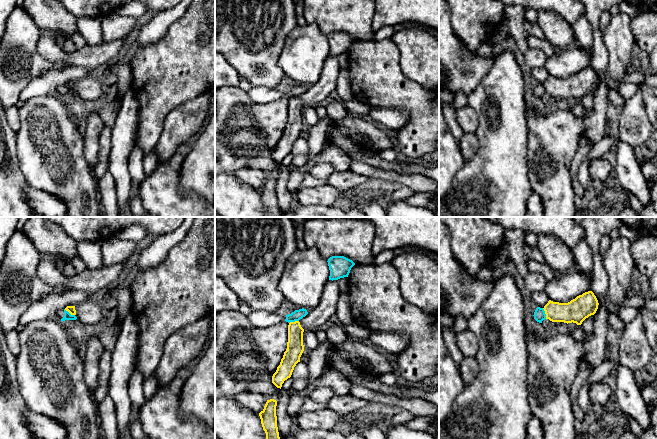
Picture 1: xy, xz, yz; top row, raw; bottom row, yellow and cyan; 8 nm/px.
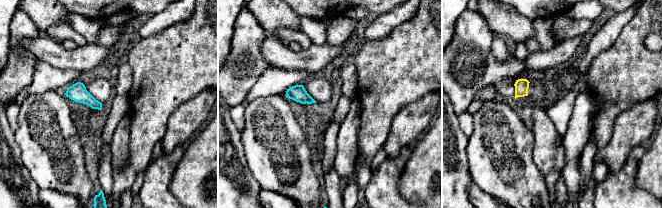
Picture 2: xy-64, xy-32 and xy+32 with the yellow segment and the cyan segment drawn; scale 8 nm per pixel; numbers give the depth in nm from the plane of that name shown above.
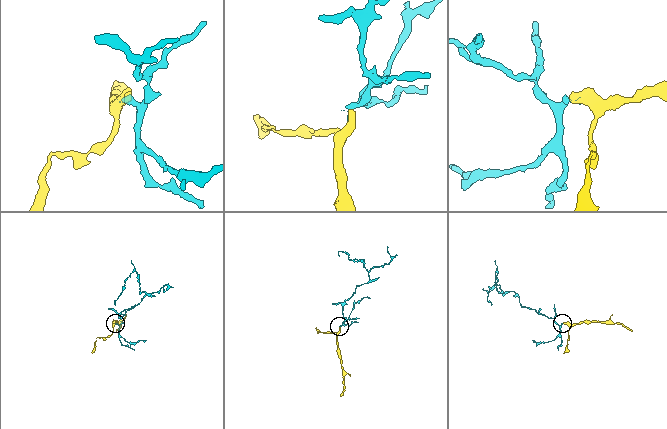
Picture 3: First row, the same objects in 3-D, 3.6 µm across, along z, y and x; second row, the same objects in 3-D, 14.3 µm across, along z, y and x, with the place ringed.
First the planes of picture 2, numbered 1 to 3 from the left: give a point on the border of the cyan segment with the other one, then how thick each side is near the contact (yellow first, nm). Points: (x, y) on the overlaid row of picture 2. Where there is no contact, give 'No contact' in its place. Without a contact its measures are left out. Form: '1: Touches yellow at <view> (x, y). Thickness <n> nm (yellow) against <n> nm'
1: No contact
2: No contact
3: No contact

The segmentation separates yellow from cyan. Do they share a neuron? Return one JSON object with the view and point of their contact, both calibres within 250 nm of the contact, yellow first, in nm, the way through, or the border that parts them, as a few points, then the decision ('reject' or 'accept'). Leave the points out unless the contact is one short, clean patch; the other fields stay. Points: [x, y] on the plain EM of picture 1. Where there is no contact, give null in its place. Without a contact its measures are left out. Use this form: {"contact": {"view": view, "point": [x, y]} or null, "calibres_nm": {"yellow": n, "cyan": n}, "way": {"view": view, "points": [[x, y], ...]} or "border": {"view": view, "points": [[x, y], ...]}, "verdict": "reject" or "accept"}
{"contact": {"view": "yz", "point": [545, 89]}, "calibres_nm": {"yellow": 190, "cyan": 100}, "border": {"view": "yz", "points": [[542, 84], [546, 94]]}, "verdict": "reject"}

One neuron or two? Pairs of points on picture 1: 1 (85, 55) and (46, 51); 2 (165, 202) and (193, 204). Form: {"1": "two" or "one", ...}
{"1": "one", "2": "one"}

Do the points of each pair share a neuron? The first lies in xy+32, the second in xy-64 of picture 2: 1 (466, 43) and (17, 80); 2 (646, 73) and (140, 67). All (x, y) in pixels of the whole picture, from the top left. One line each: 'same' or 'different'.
1: same
2: same

